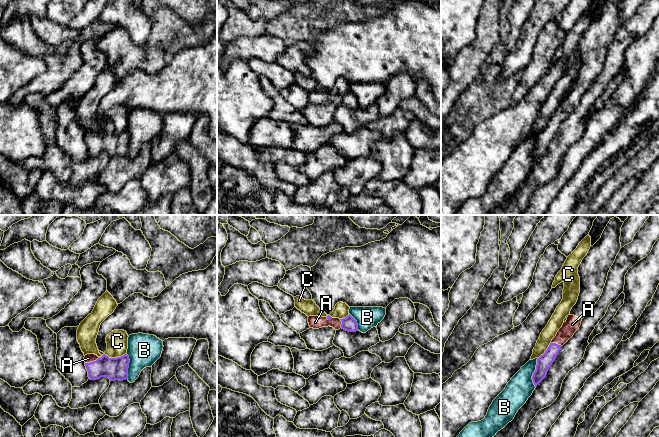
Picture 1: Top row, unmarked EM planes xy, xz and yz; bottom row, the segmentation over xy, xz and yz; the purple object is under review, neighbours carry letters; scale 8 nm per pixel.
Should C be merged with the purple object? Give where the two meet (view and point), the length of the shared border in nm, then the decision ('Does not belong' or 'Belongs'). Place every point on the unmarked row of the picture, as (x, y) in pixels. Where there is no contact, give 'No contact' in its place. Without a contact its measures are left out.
Touches purple at xy (115, 134). Shared border 180 nm. Does not belong

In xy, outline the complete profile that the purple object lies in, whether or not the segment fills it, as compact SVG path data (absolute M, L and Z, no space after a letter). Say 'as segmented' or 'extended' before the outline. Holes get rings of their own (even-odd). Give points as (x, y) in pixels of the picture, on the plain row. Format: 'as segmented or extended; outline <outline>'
extended; outline M101 127L99 129L102 131L101 133L95 130L87 130L84 133L90 156L100 155L101 153L108 153L110 158L128 155L130 136L127 130L117 134L109 134Z

